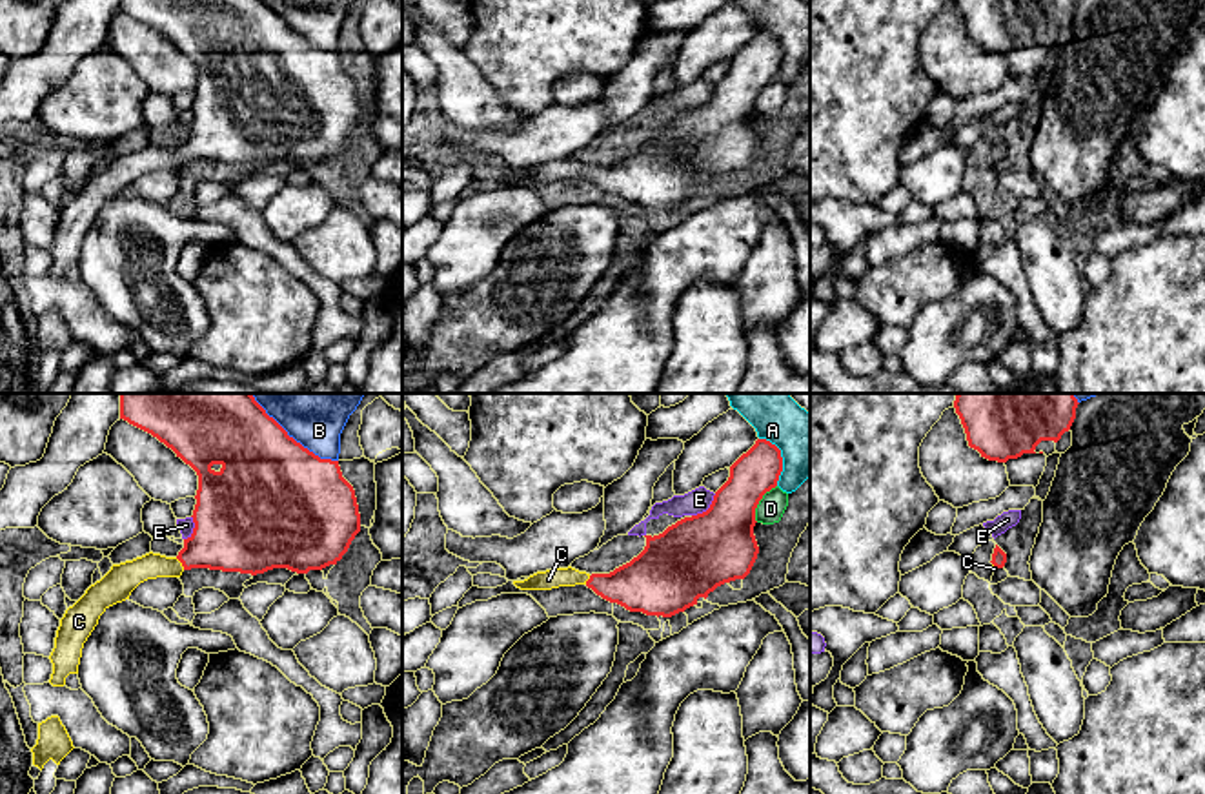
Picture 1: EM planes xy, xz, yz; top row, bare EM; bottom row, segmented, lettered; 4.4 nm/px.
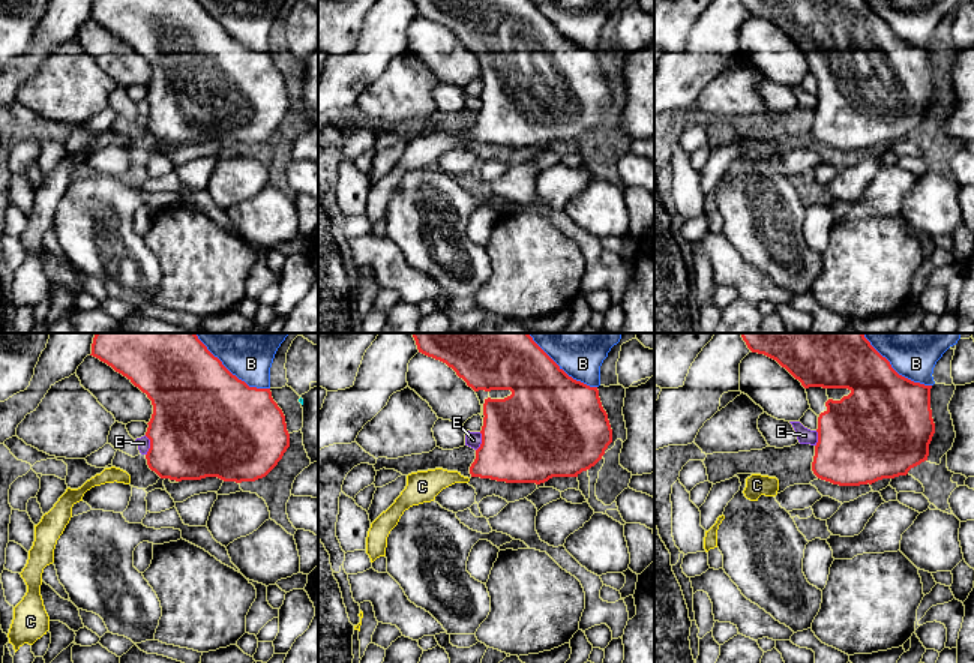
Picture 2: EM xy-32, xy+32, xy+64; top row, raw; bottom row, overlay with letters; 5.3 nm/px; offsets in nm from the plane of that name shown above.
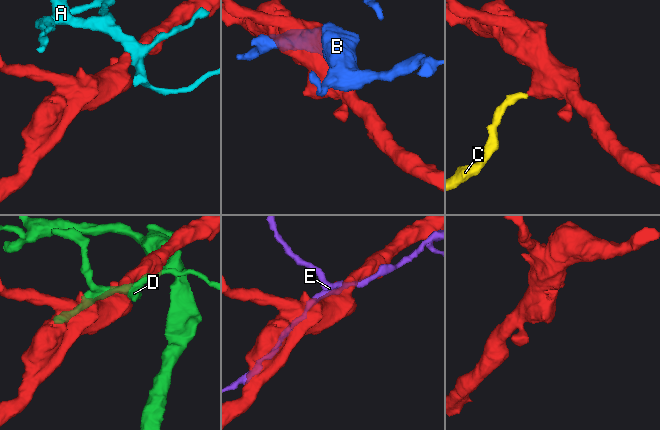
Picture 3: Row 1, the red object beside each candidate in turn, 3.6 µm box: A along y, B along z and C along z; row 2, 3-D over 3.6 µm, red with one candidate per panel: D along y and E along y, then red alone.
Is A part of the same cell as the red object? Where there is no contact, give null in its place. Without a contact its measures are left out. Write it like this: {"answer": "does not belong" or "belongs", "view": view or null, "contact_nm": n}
{"answer": "does not belong", "view": "xz", "contact_nm": 240}

